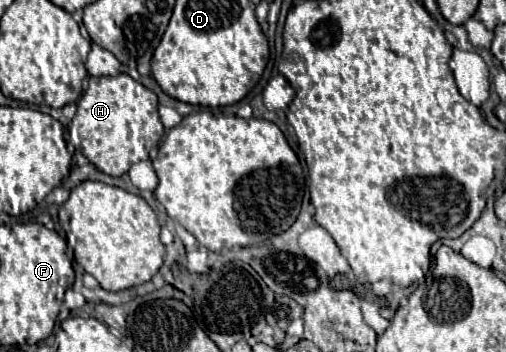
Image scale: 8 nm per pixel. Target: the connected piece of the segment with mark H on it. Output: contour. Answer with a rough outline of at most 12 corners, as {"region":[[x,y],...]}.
{"region":[[128,74],[90,76],[68,132],[122,176],[164,134],[158,98]]}

